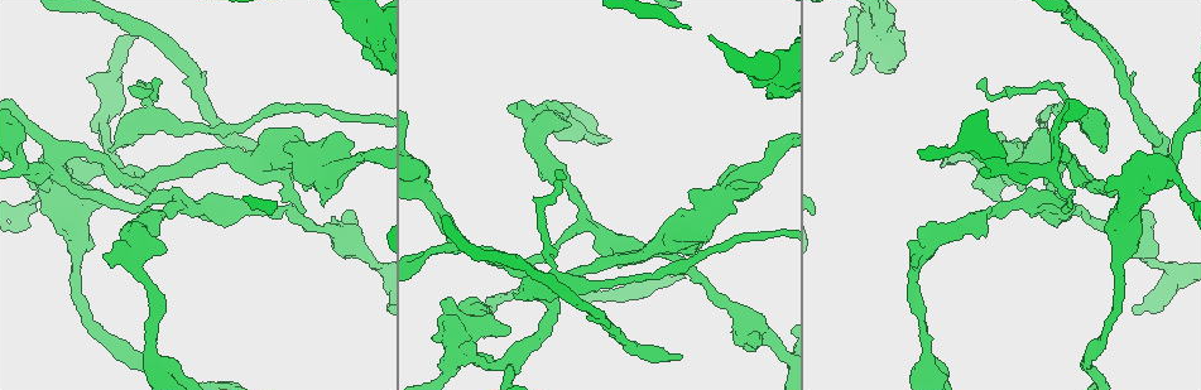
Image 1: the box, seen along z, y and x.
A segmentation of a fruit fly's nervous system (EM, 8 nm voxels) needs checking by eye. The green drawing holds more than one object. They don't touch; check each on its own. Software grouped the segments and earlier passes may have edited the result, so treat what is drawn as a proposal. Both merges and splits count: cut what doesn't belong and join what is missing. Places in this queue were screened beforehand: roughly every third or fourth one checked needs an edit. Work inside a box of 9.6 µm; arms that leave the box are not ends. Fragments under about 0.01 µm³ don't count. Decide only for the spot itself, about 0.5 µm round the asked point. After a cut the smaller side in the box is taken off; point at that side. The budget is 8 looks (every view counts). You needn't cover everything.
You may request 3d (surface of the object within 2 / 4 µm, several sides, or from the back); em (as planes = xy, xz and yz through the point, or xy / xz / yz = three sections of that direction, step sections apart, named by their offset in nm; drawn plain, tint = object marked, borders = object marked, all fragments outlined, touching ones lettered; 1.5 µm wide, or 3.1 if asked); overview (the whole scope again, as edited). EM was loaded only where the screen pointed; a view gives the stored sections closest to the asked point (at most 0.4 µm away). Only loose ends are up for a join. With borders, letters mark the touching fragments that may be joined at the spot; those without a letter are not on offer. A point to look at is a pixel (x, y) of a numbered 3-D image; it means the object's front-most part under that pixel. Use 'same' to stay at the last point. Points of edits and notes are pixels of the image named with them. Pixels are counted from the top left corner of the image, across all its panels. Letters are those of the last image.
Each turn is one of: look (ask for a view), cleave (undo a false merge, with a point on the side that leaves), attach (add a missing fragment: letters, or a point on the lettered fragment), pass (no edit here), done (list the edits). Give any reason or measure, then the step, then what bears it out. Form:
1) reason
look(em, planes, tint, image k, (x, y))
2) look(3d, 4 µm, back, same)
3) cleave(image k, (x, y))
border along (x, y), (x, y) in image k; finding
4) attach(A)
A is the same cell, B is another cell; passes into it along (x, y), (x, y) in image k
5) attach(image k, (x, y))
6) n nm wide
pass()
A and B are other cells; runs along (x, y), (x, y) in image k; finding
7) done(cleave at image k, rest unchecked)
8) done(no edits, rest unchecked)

end of a long branch
look(3d, 4 µm, image 1, (677, 357))

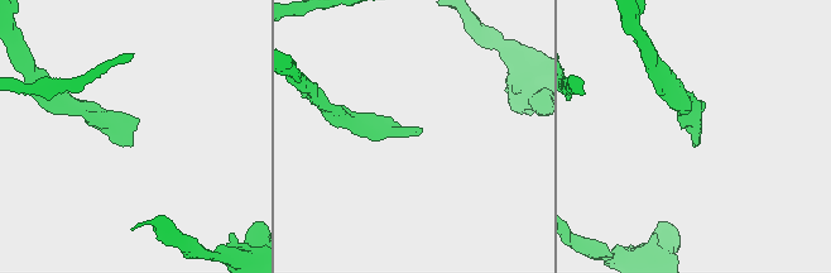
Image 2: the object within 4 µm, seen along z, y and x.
look(em, xz, step 4, borders, image 2, (693, 145))

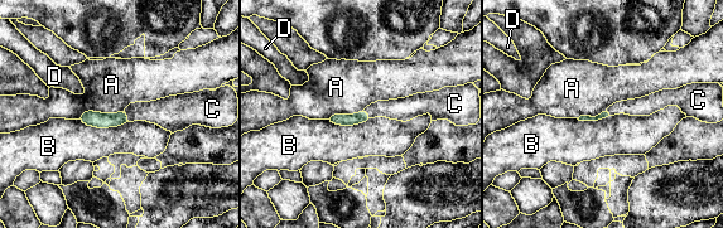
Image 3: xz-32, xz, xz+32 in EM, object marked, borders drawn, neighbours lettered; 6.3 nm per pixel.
another direction
look(em, planes, borders, same)

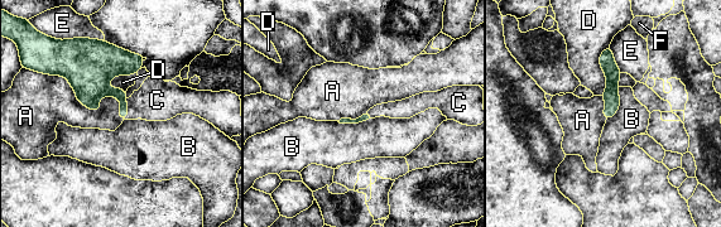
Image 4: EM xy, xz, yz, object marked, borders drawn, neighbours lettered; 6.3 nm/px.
attach(C)
C is the same cell, A, B, D, E and F are other cells; the neuron continues

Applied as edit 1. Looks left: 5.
redraw
look(overview)

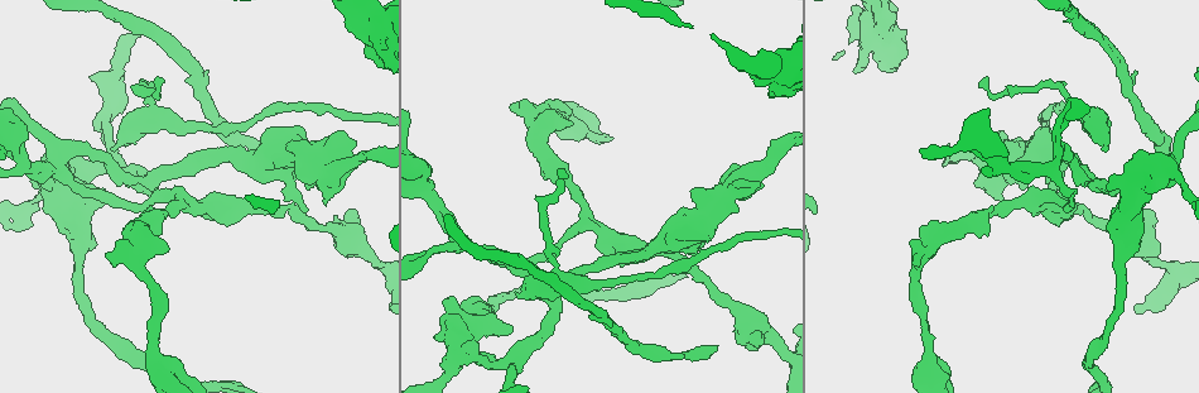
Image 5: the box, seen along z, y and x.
long arm stops here
look(3d, 4 µm, image 5, (559, 169))

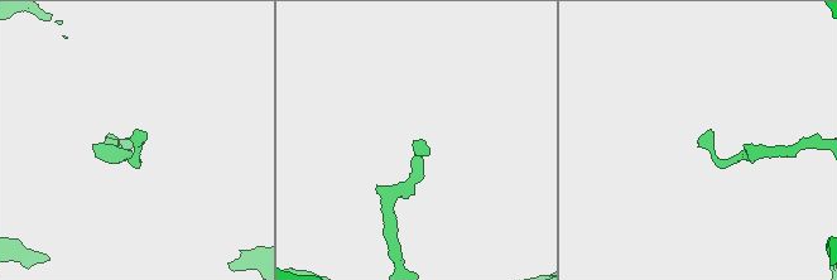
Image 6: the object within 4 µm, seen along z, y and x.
look(em, planes, borders, image 6, (699, 143))

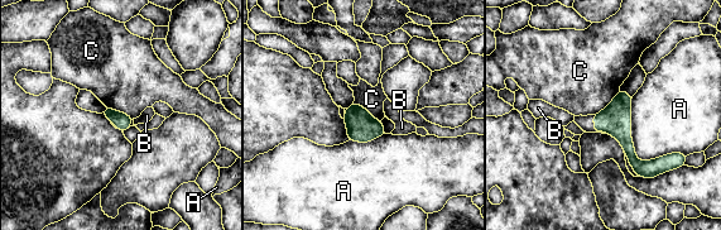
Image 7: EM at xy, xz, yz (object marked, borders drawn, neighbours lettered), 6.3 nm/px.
A touches over 480 nm
pass()
A, B and C are other cells; runs along (597, 118), (640, 166), (663, 159) in image 7; no lettered fragment goes on from it

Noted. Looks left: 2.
done(attach at image 4, rest unchecked)

